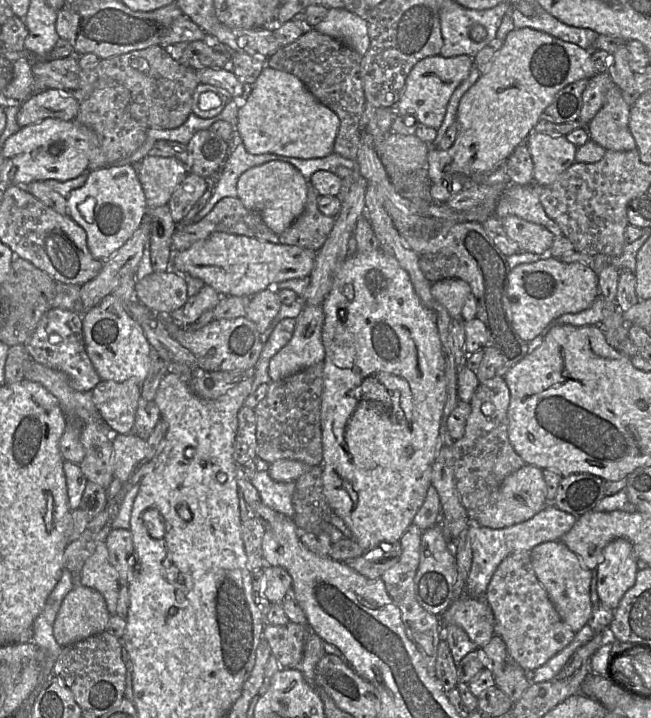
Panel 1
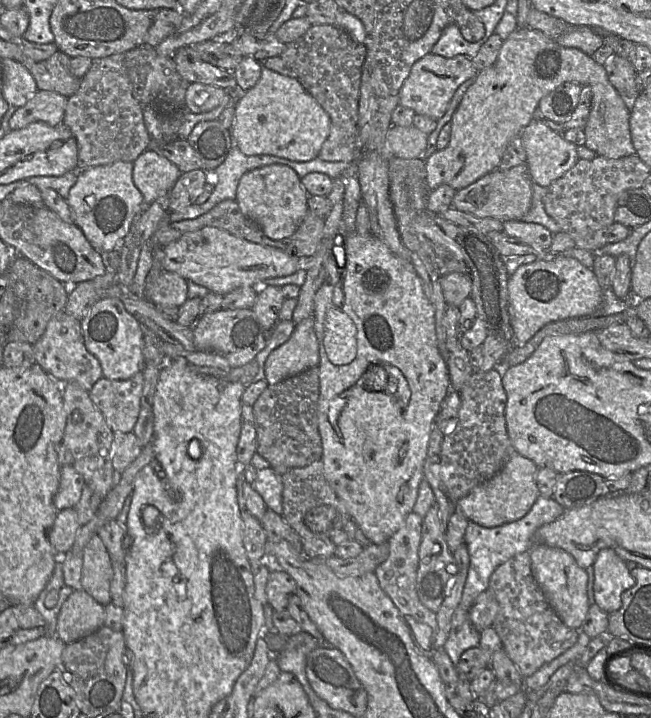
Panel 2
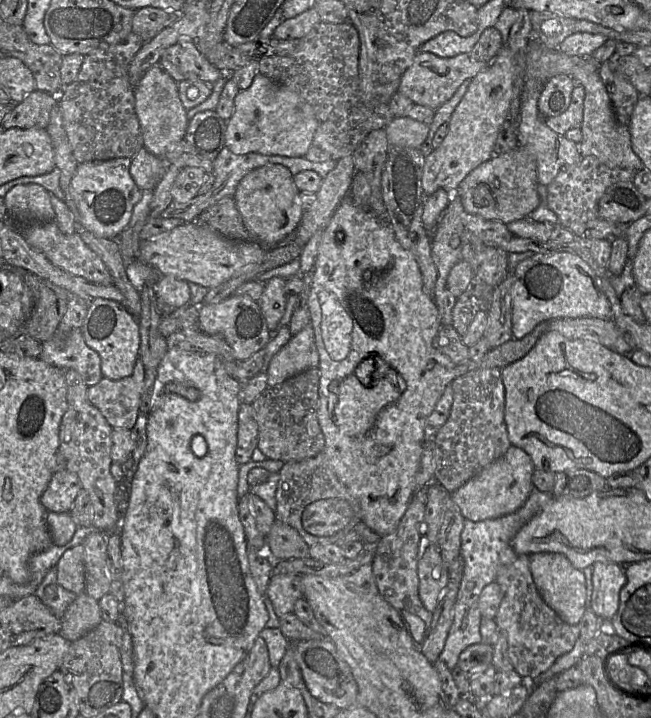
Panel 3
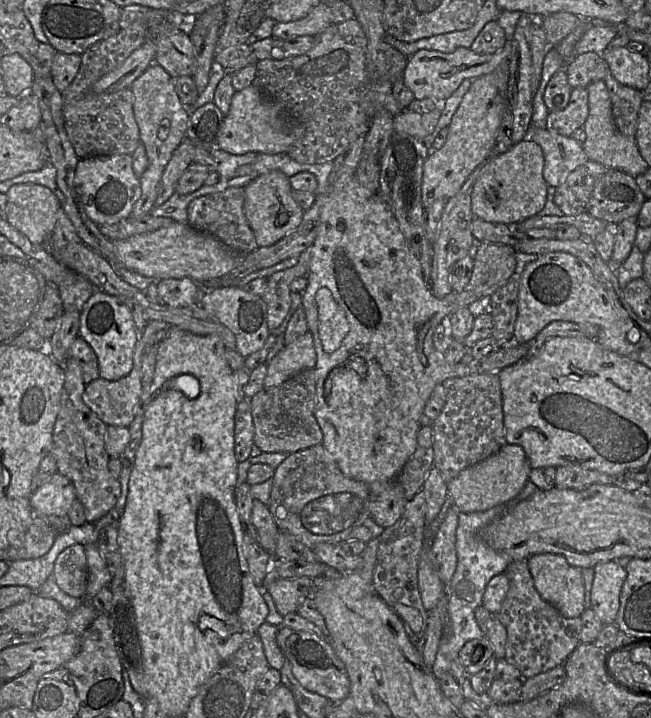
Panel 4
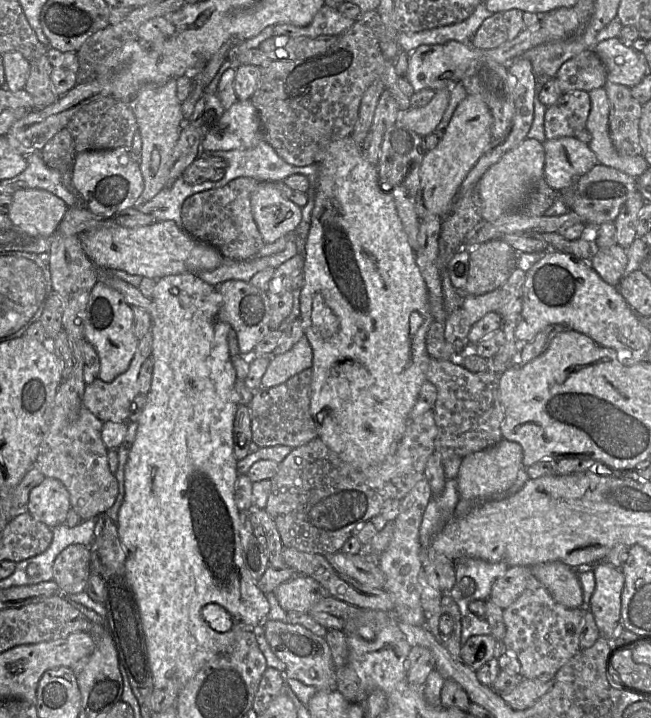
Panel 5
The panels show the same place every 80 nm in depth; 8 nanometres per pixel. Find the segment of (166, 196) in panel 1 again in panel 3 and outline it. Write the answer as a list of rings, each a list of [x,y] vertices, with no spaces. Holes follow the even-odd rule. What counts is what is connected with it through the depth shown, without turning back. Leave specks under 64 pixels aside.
[[[142,147],[131,159],[130,175],[140,190],[154,190],[165,175],[168,164]]]

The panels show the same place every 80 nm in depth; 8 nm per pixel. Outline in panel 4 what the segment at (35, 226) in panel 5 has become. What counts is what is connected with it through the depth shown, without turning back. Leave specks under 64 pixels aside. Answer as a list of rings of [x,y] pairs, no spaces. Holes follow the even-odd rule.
[[[18,184],[13,185],[6,195],[6,221],[33,244],[47,243],[62,209],[55,194],[42,185]]]

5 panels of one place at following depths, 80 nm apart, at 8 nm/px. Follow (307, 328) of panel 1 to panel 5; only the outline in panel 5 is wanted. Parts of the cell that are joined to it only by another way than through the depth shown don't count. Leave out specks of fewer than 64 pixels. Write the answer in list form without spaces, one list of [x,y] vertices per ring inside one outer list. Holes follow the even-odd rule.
[[[306,336],[287,352],[272,356],[265,374],[262,377],[261,388],[278,386],[292,376],[312,366],[313,353]]]

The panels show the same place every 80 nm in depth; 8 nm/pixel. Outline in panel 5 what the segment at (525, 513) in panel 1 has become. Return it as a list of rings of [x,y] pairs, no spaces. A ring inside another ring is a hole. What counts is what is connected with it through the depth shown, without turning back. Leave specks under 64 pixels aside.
[[[504,438],[487,449],[467,455],[463,458],[456,477],[459,498],[488,501],[491,497],[507,491],[516,481],[519,471],[524,468],[522,460],[522,447]]]

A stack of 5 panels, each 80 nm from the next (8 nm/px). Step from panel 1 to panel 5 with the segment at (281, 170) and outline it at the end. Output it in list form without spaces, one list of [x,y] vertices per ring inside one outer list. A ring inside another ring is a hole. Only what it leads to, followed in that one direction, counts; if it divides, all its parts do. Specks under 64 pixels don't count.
[[[260,182],[251,194],[253,218],[265,244],[270,244],[292,233],[302,220],[301,208],[286,198],[274,182]]]

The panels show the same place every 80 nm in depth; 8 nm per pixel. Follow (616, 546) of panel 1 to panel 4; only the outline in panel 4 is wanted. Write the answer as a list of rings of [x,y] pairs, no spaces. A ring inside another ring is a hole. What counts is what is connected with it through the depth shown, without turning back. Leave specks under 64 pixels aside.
[[[614,561],[594,567],[591,609],[603,626],[615,624],[620,607],[620,593],[626,578],[626,570]]]

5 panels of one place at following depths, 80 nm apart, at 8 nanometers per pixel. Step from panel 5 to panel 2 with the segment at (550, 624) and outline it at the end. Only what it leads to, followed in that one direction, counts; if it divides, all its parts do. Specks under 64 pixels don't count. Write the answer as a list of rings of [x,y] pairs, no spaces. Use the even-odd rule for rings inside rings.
[[[529,552],[517,554],[498,566],[490,577],[488,589],[499,605],[492,627],[524,678],[576,643],[581,630],[567,627],[548,604],[533,576]]]

